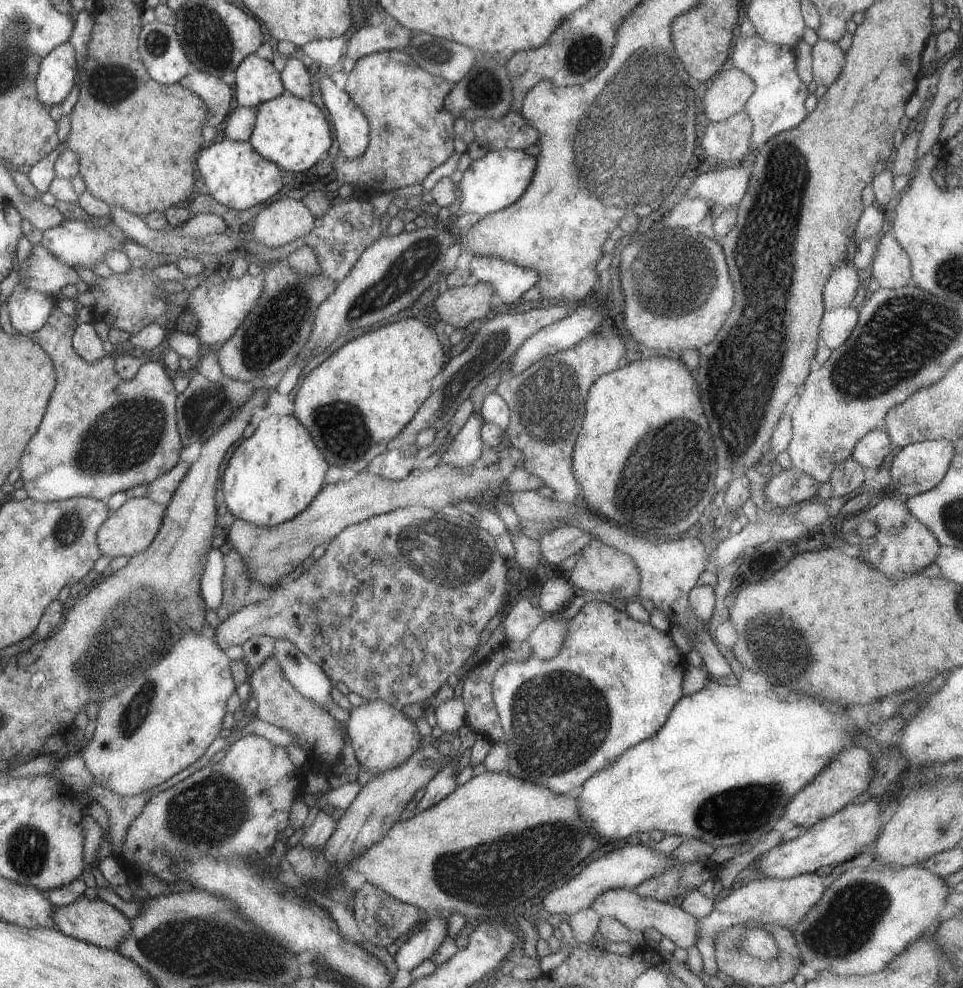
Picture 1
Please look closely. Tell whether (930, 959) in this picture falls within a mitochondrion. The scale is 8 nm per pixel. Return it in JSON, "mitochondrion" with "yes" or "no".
{"mitochondrion":"no"}

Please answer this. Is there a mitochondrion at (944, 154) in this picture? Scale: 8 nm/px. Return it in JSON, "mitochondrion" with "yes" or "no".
{"mitochondrion":"no"}

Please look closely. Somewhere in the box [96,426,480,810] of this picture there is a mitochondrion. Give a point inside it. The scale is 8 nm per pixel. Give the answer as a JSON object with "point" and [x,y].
{"point":[136,703]}

